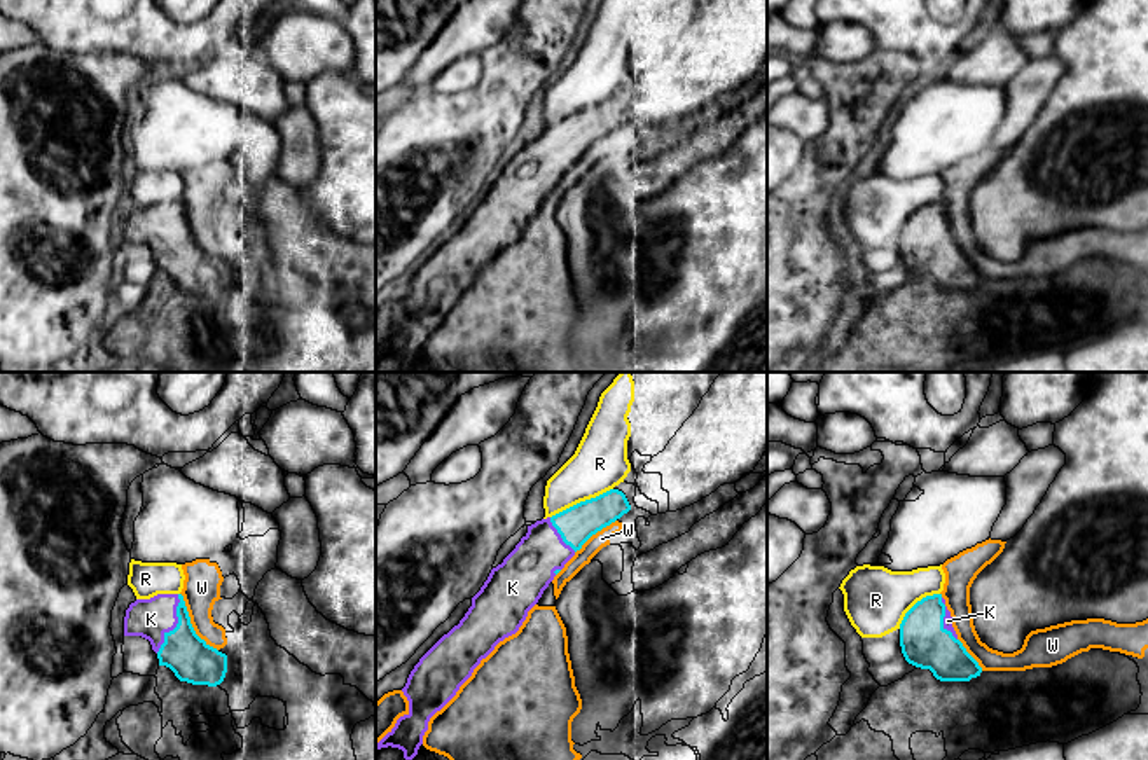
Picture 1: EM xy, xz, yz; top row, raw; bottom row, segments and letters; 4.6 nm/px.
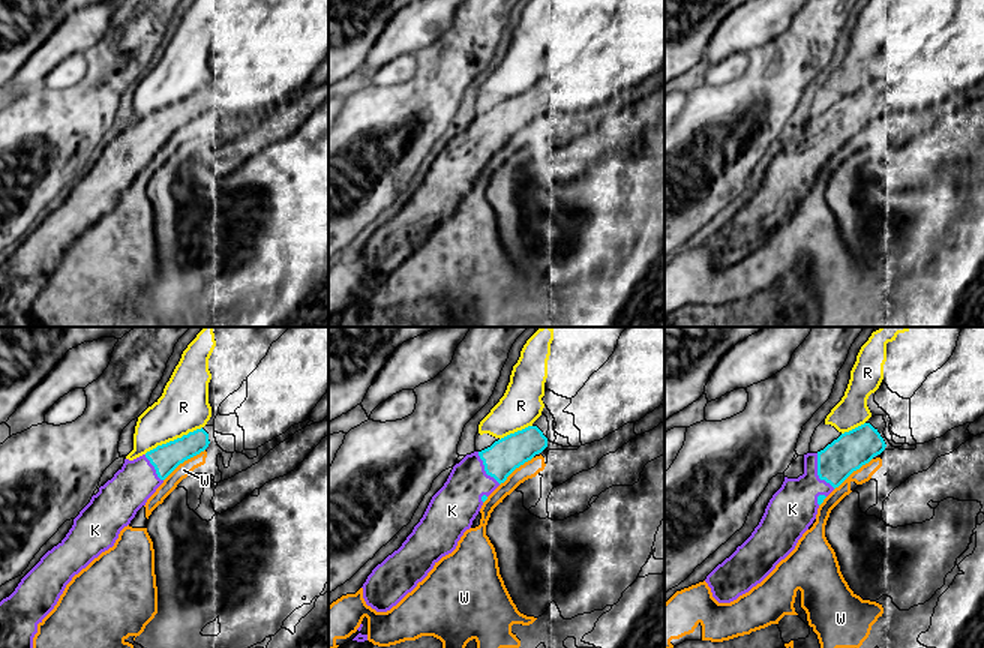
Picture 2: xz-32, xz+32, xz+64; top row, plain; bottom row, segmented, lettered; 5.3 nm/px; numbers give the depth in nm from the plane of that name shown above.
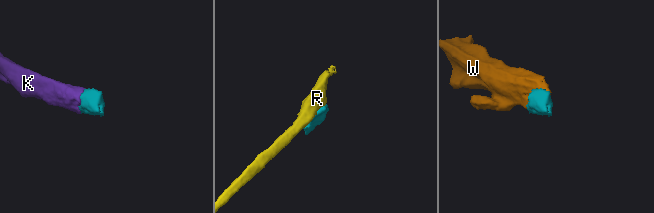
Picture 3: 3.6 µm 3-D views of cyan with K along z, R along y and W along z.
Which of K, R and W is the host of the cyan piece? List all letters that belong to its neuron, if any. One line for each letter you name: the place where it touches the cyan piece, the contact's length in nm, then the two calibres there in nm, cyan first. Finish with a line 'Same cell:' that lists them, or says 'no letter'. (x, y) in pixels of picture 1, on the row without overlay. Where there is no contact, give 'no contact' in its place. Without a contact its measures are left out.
K: contact xy (177, 233); length 300 nm; calibres 200 and 180 nm
Same cell: K

